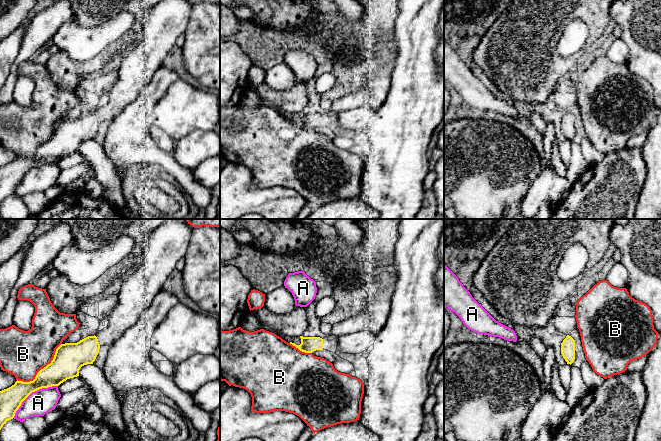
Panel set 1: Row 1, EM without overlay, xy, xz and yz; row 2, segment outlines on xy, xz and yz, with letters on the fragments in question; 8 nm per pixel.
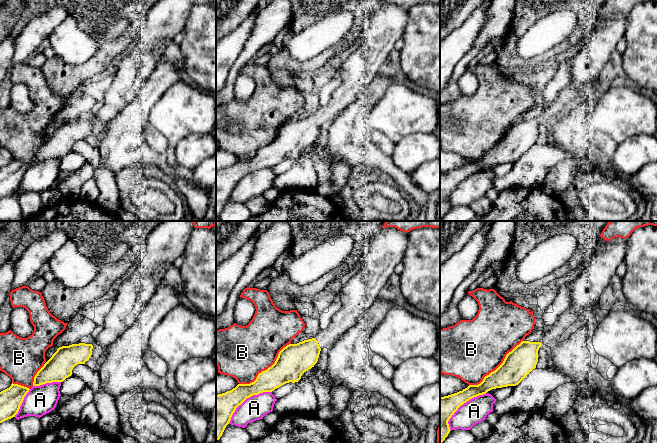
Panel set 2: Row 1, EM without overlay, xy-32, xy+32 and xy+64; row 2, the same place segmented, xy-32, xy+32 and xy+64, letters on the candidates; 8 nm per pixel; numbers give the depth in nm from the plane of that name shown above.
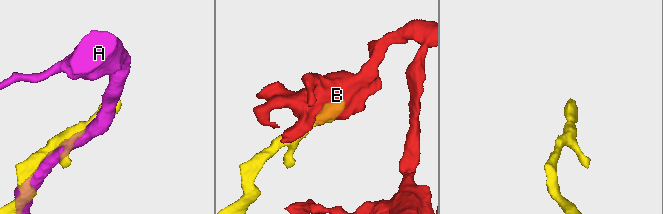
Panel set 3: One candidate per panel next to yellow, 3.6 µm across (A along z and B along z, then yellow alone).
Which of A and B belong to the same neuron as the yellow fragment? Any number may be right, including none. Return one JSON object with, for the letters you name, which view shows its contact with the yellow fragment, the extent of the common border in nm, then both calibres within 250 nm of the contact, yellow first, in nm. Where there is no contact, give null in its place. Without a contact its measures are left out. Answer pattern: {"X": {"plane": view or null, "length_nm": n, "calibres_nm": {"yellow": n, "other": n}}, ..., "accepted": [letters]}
{"accepted": []}

